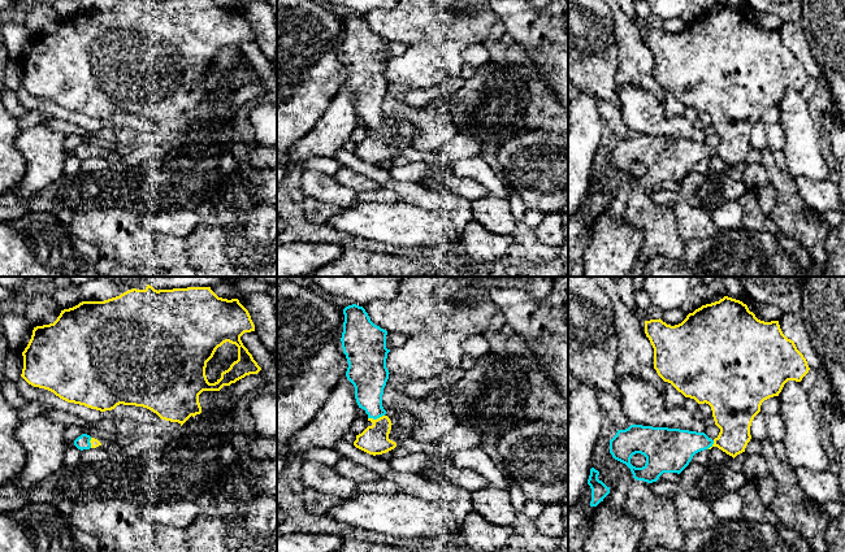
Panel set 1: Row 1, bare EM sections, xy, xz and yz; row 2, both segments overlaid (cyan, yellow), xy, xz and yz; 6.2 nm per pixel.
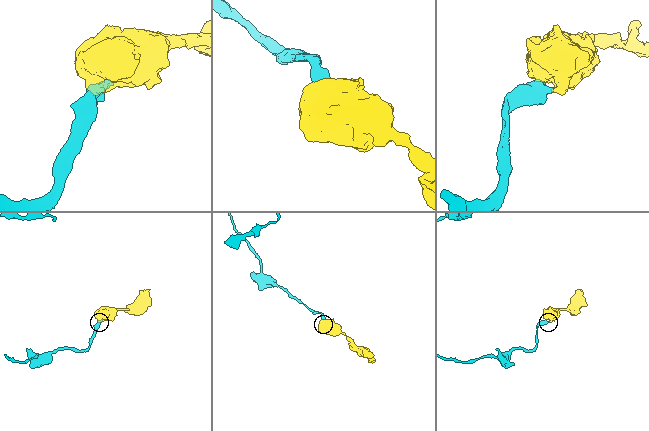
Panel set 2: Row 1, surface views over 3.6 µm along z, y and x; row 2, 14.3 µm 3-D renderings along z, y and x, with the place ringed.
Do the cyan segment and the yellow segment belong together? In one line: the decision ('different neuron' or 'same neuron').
same neuron

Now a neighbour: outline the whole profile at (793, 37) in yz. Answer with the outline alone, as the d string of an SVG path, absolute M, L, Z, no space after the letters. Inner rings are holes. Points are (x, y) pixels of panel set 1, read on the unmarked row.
M783 23L779 34L783 43L793 49L797 58L803 64L809 77L815 81L823 78L822 66L811 55L802 27L793 23Z

